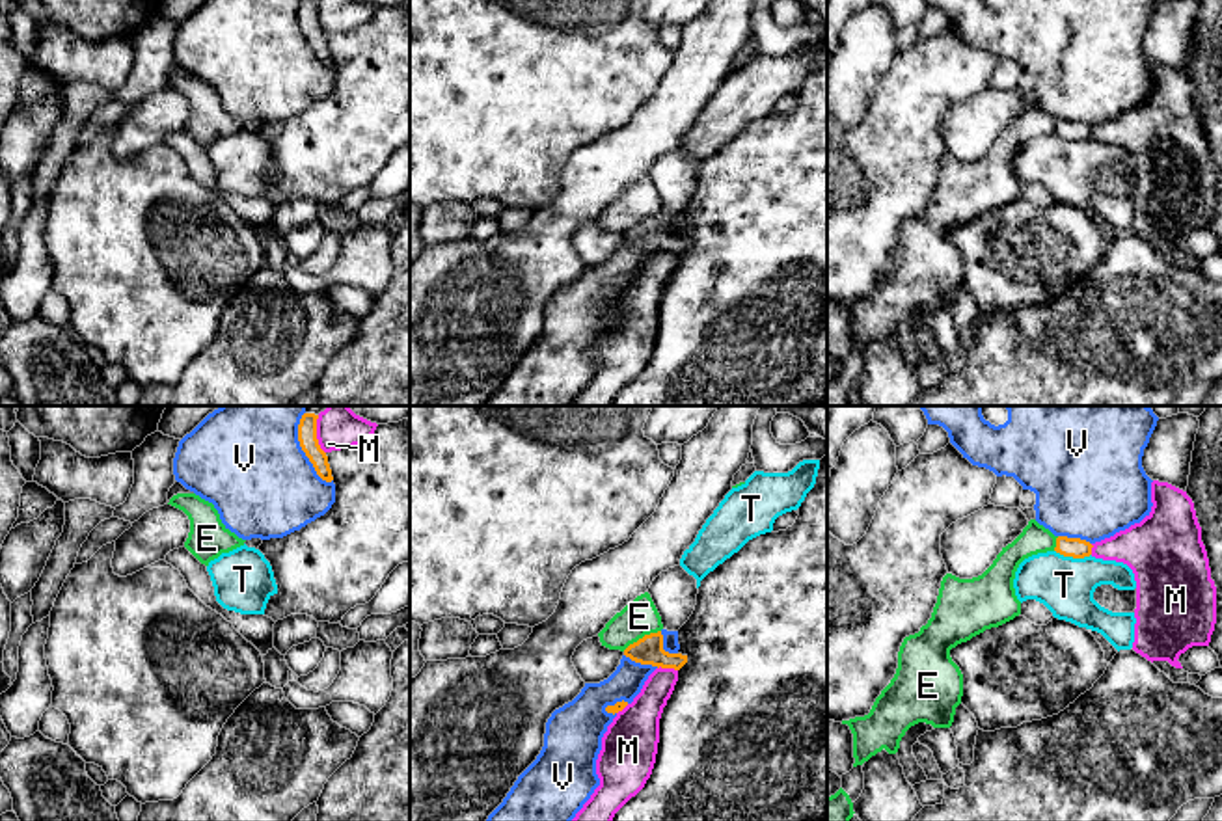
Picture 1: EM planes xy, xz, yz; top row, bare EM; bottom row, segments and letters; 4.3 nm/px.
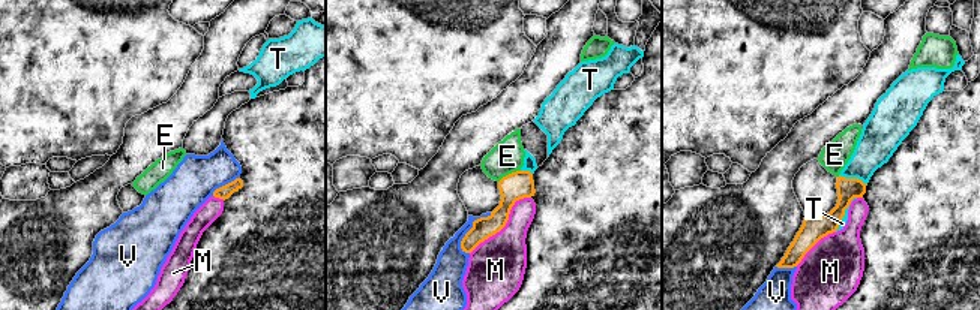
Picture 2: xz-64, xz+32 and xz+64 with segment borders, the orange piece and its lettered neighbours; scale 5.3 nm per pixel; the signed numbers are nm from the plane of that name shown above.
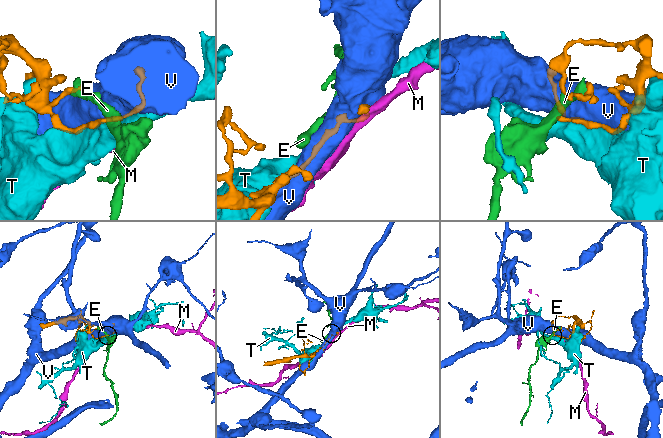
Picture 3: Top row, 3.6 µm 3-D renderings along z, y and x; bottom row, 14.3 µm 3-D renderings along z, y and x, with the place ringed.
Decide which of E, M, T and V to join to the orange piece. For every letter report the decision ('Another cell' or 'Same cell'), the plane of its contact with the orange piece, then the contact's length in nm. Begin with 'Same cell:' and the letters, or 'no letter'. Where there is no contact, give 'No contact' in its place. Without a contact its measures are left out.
Same cell: no letter
E: Another cell. Touches orange in xz. Shared border 190 nm
M: Another cell. Touches orange in xz. Shared border 90 nm
T: Another cell. Touches orange in yz. Shared border 160 nm
V: Another cell. Touches orange in xy. Shared border 320 nm

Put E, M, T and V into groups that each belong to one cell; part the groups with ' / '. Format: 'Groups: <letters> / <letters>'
Groups: E / M / T / V

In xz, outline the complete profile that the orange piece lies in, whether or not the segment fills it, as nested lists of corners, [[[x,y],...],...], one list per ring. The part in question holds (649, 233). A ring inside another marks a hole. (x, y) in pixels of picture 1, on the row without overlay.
[[[661,214],[645,218],[624,233],[624,238],[641,248],[680,253],[687,246],[687,238],[669,236],[663,233]]]

